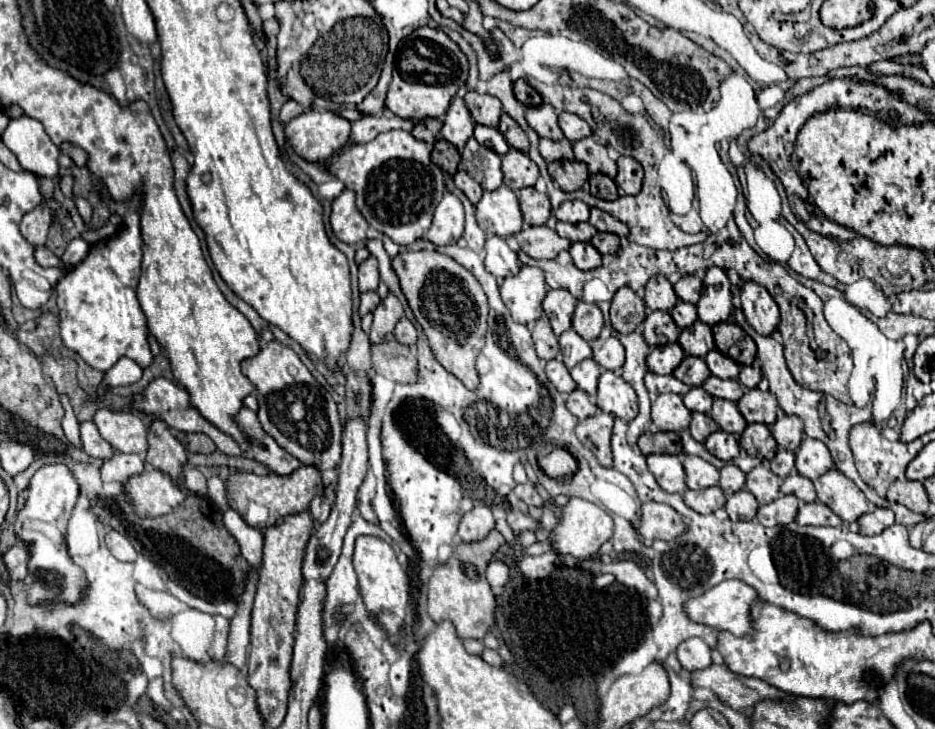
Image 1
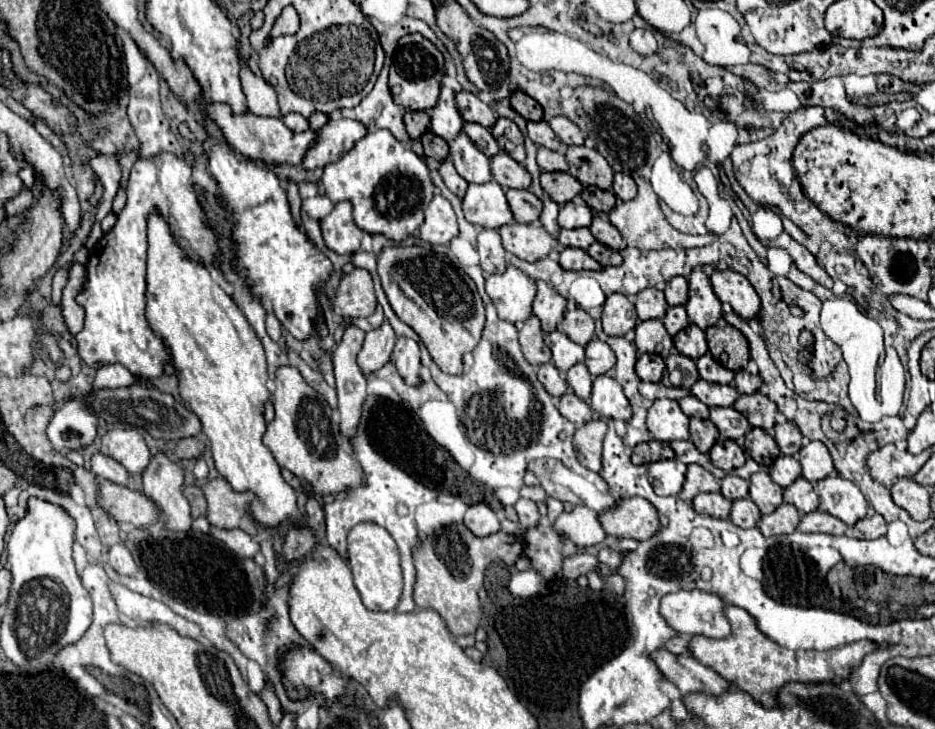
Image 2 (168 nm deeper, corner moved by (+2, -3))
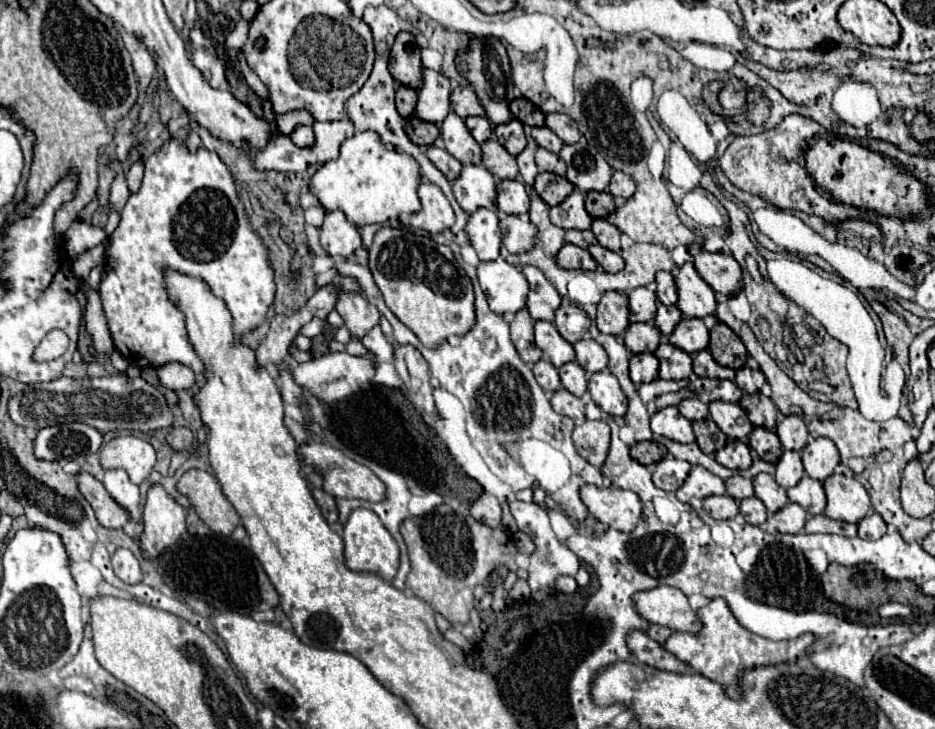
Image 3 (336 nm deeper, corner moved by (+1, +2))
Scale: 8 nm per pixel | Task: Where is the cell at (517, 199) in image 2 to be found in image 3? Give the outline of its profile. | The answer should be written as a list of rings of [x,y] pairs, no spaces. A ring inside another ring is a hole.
[[[501,180],[497,186],[497,208],[505,214],[527,214],[529,194],[519,180]]]

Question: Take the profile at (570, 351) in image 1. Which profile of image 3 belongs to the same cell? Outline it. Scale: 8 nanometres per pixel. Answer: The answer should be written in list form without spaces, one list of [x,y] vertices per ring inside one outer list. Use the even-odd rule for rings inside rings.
[[[535,322],[535,344],[543,350],[543,354],[549,356],[549,362],[555,368],[561,368],[561,364],[575,360],[573,344],[569,344],[551,322]]]

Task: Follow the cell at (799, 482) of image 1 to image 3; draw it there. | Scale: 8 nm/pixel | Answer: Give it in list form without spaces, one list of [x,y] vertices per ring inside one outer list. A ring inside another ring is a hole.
[[[807,474],[799,480],[797,486],[787,490],[789,502],[795,502],[799,506],[803,506],[811,516],[821,514],[825,510],[825,492],[823,492],[823,484],[819,480],[809,478]]]

